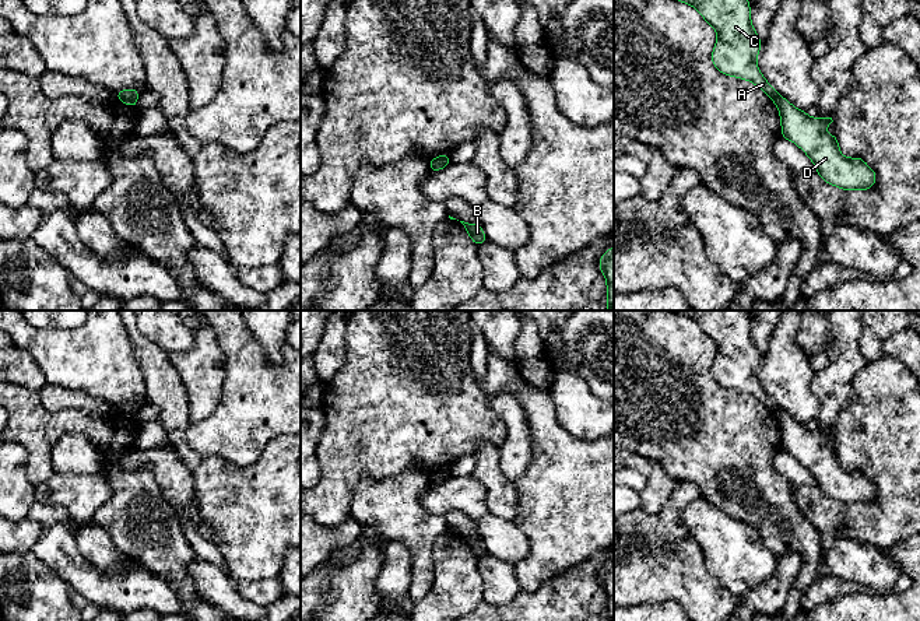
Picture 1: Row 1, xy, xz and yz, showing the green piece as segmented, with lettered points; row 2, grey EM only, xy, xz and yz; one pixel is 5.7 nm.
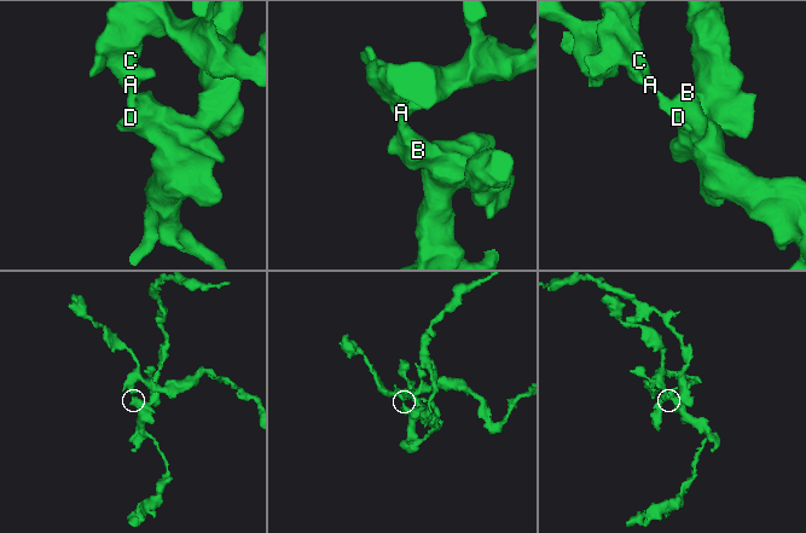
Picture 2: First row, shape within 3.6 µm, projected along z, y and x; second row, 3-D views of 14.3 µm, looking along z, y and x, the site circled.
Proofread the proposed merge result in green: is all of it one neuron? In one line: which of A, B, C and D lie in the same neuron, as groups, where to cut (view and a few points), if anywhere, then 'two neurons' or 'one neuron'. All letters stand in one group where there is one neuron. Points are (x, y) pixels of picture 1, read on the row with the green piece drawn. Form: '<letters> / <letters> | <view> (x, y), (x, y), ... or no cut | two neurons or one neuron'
A C / B D | yz (779, 95), (773, 100) | two neurons

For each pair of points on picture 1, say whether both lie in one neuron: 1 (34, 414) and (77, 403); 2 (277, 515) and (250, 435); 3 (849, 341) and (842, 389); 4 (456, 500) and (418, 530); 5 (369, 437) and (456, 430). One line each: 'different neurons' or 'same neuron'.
1: different neurons
2: different neurons
3: same neuron
4: different neurons
5: same neuron

